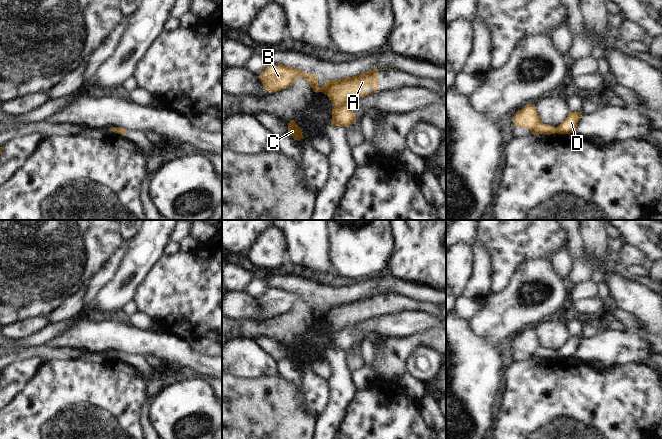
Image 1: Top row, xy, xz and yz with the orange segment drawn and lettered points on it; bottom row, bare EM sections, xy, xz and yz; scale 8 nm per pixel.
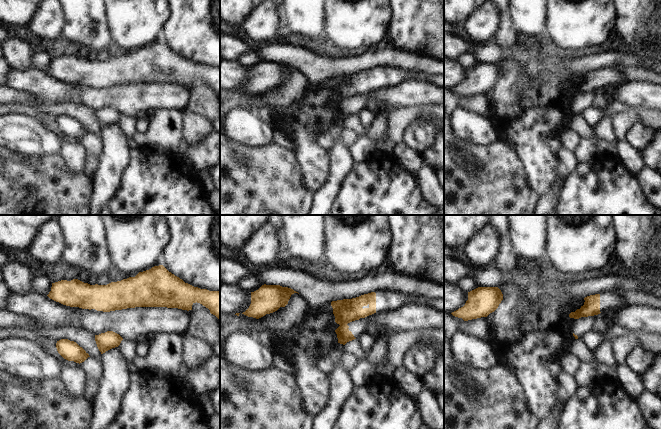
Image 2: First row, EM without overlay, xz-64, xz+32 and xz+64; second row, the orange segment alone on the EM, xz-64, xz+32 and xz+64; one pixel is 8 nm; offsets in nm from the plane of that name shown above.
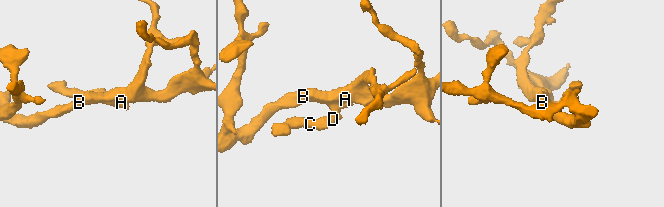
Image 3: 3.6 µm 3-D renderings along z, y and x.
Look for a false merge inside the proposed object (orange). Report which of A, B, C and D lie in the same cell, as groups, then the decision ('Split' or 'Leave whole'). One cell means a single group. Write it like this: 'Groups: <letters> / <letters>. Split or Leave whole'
Groups: A B / C D. Split

